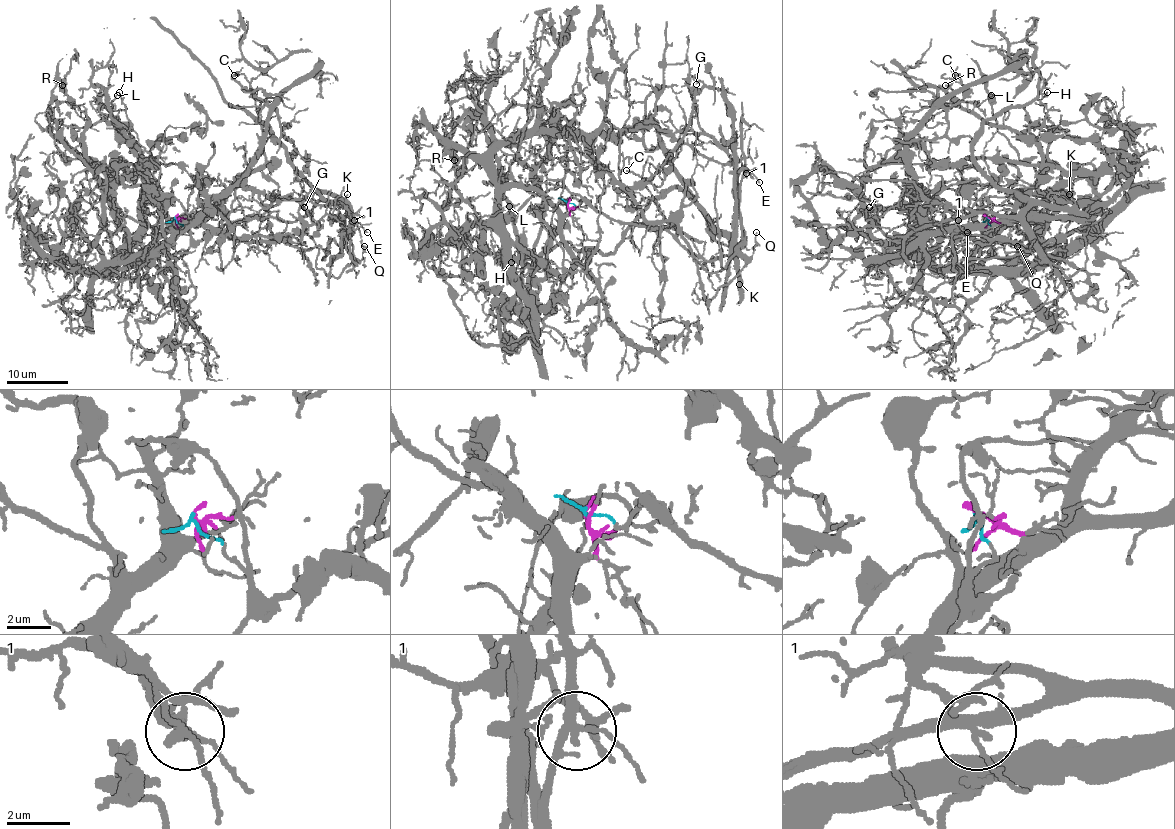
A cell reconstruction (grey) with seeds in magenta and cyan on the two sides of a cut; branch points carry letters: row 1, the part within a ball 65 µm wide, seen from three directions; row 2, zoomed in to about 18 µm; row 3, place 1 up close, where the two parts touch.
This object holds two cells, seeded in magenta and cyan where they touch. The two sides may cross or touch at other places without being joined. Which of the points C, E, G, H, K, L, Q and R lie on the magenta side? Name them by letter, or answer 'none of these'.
C, G, H, L, R

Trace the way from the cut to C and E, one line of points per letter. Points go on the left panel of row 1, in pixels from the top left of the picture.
C: (175, 216), (153, 244), (101, 270), (156, 250), (254, 158), (274, 107), (234, 75)
E: (175, 216), (198, 241), (250, 216), (297, 221), (319, 202), (343, 202), (351, 215), (346, 213), (368, 232)

